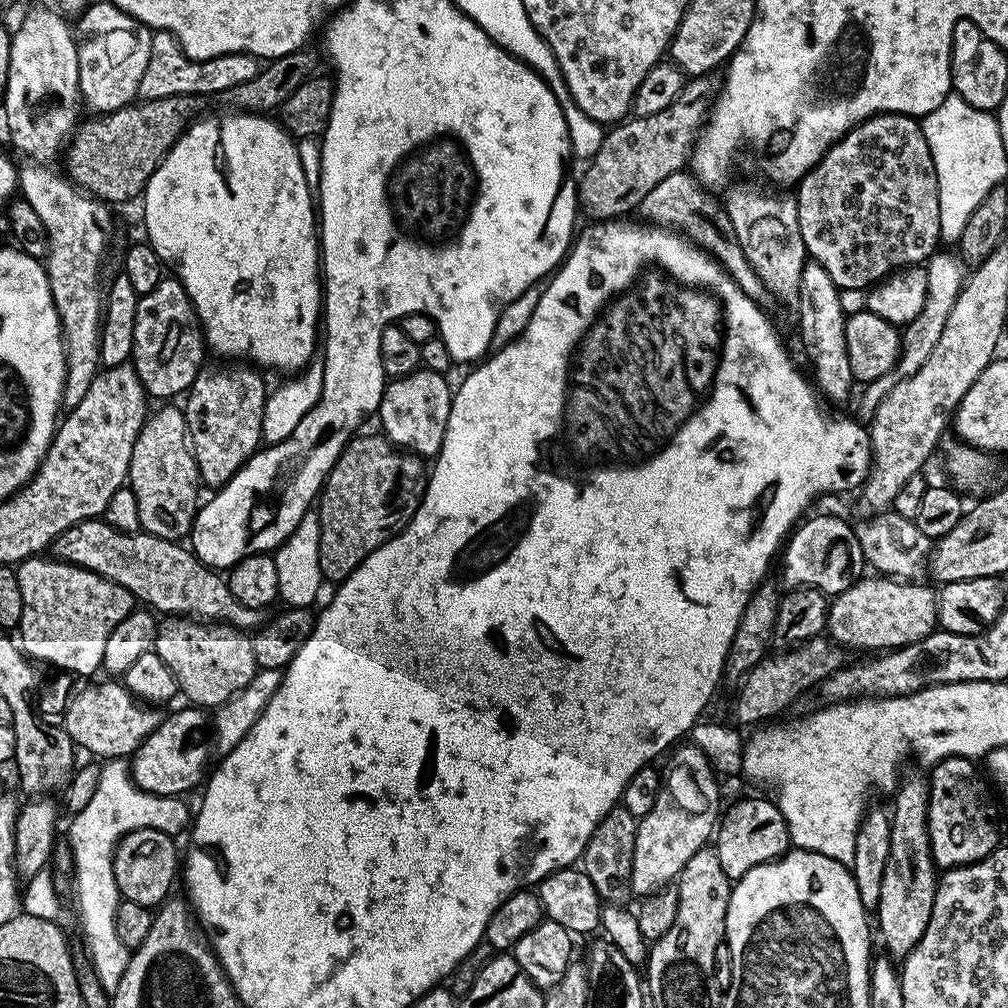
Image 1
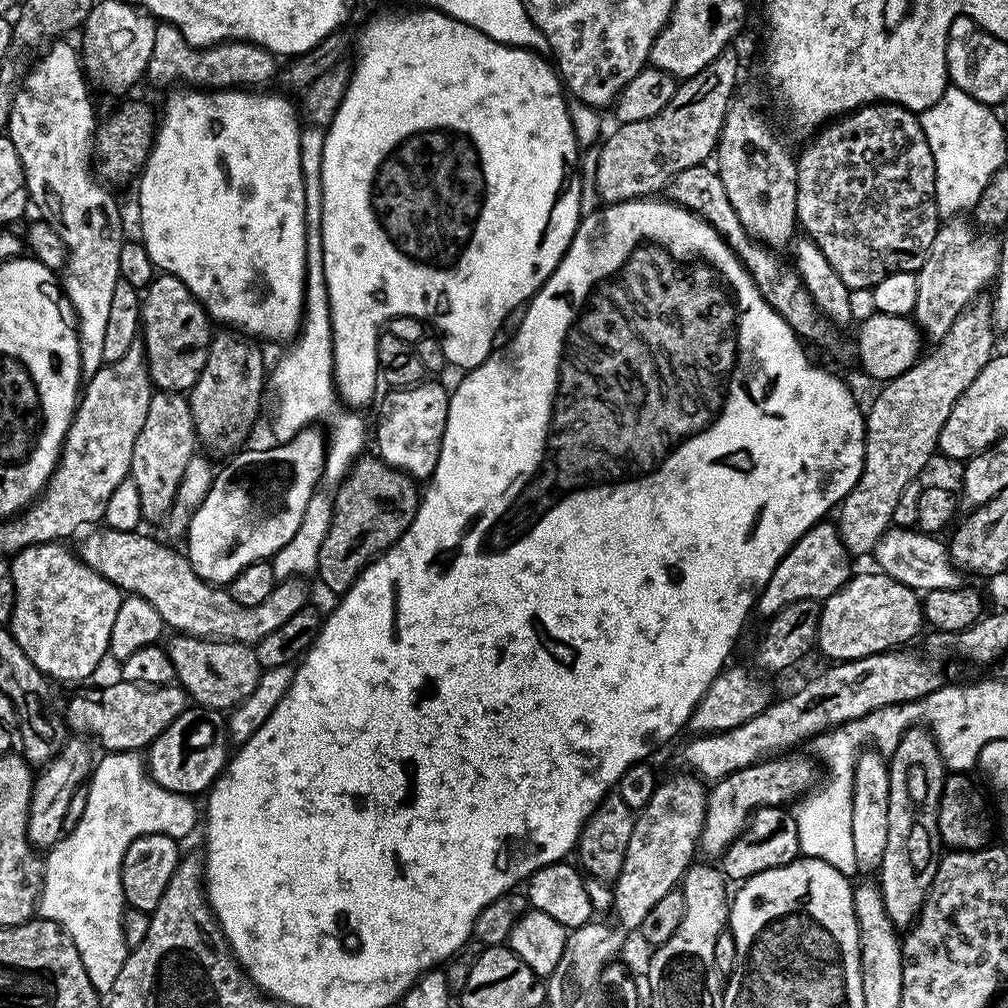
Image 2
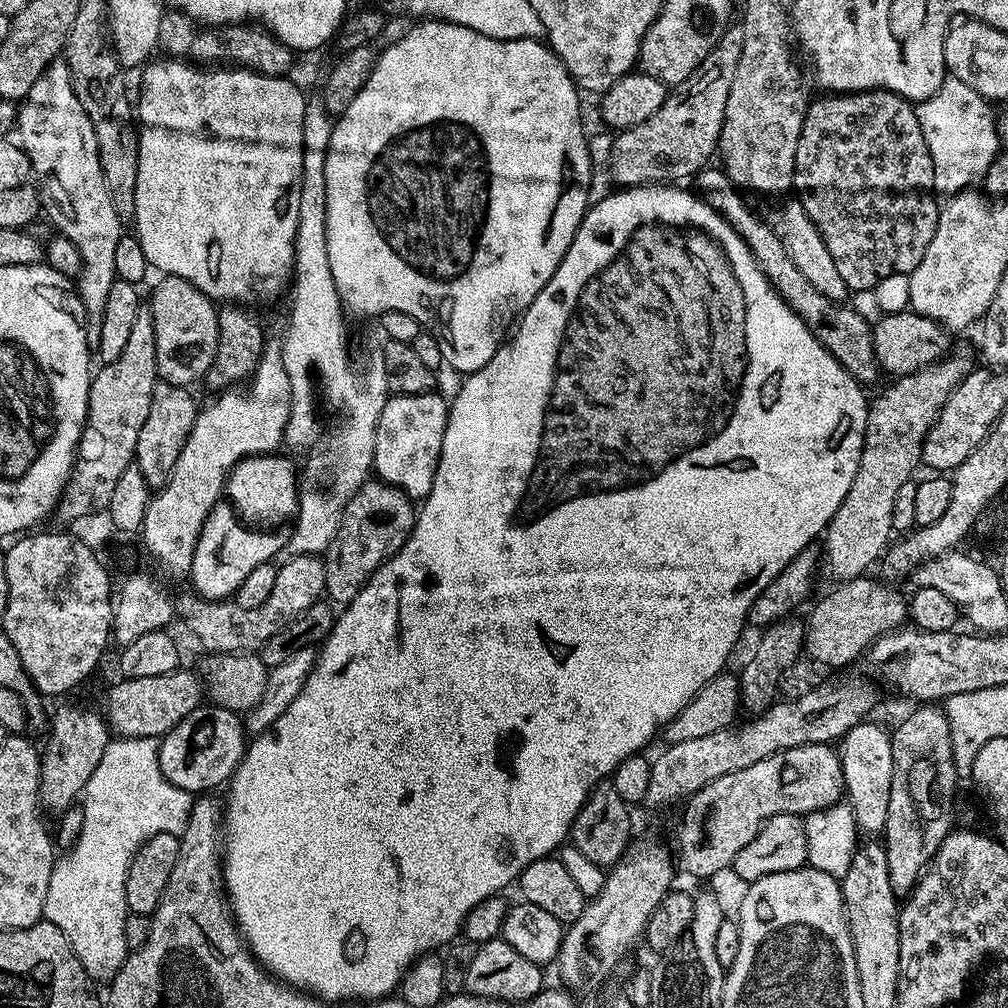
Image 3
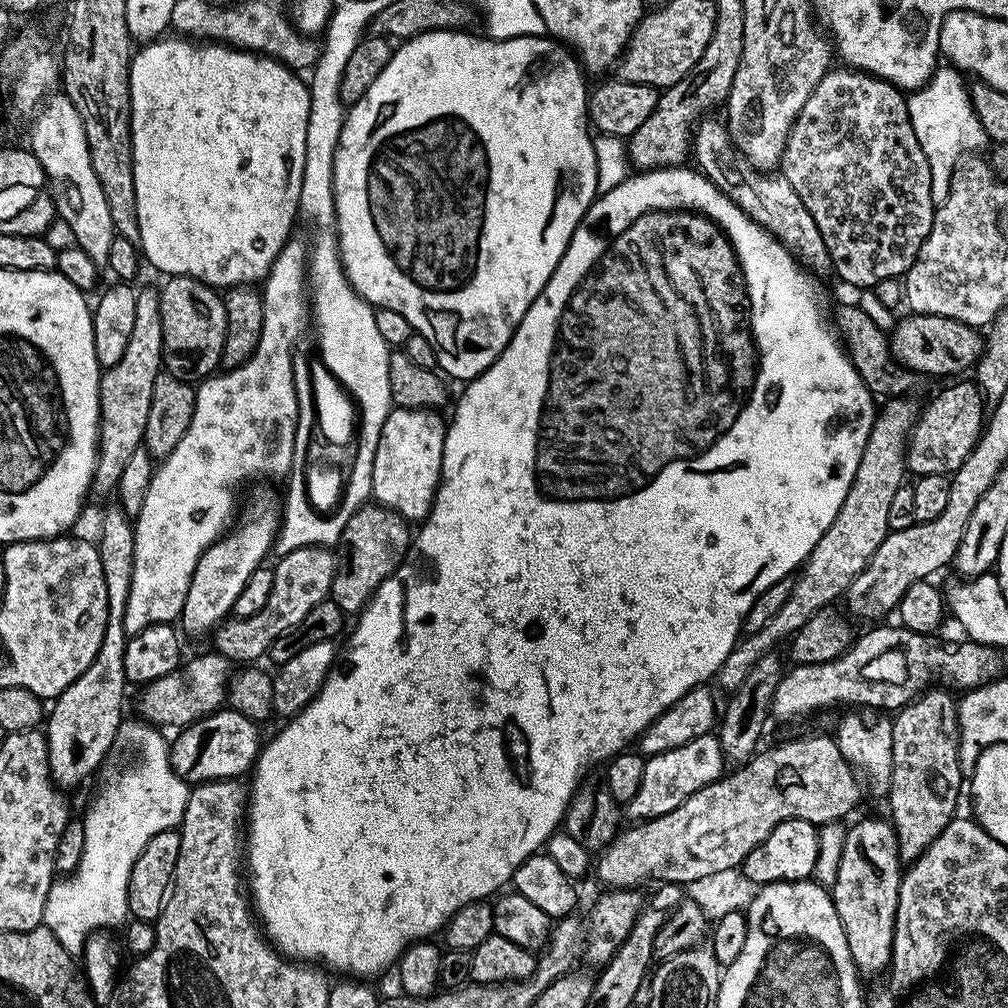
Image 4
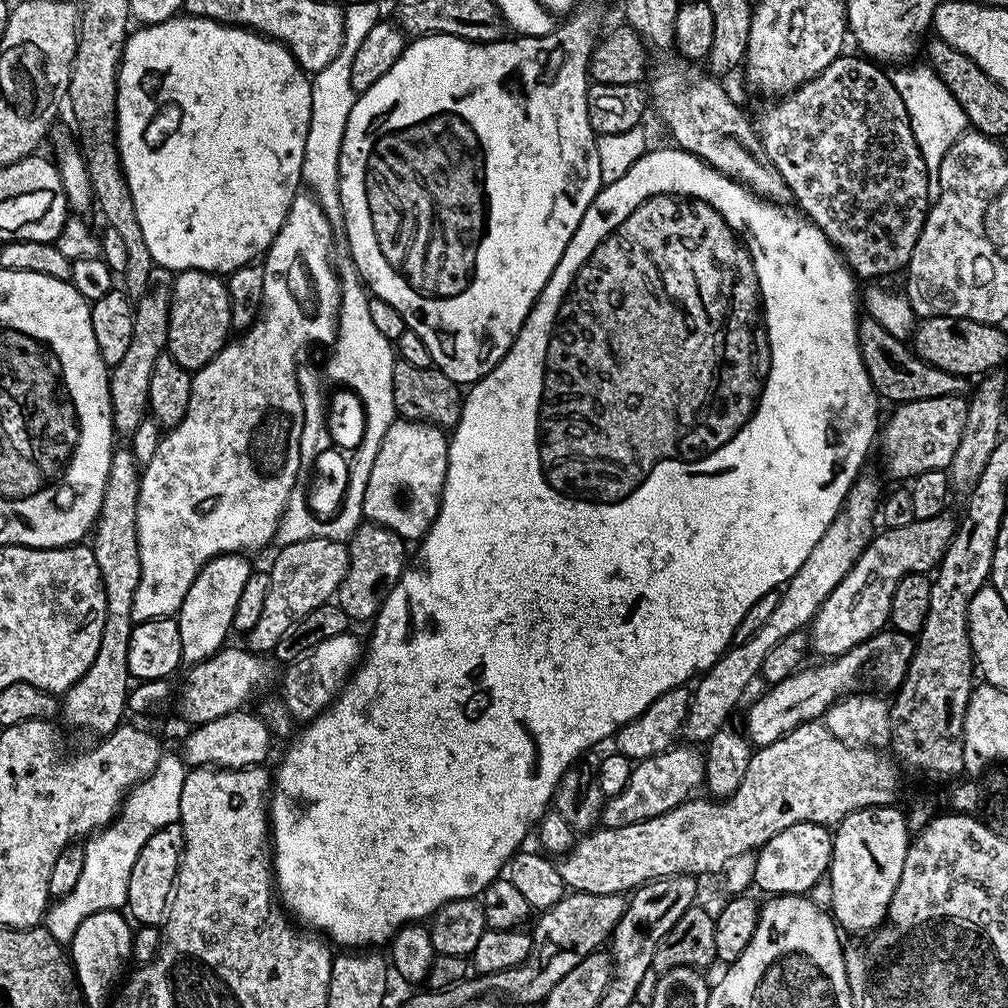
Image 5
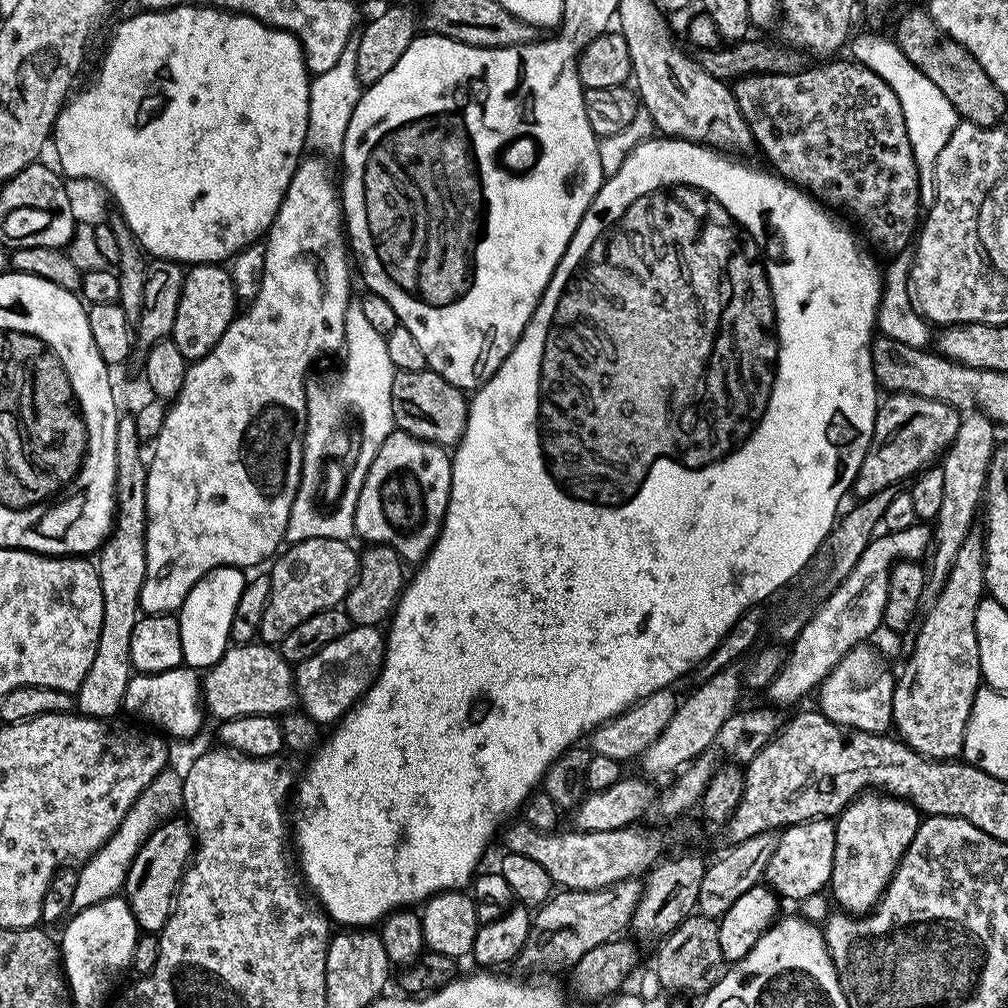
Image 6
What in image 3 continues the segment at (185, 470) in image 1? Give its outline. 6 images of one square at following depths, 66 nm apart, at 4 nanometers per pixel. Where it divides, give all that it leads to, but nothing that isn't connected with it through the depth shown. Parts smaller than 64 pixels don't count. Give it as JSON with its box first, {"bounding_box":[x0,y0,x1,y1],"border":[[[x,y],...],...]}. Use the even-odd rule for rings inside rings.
{"bounding_box":[134,382,198,490],"border":[[[157,382],[150,402],[150,414],[146,414],[146,423],[138,430],[138,446],[134,457],[135,467],[139,468],[142,478],[146,478],[149,489],[159,490],[172,477],[178,454],[196,424],[198,403],[189,389],[182,384]]]}

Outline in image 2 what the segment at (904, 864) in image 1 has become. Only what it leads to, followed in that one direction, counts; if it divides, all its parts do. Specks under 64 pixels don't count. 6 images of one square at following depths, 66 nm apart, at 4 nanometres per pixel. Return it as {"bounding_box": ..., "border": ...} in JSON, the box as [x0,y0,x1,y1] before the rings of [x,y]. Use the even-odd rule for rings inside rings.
{"bounding_box":[878,726,946,930],"border":[[[924,726],[908,728],[888,760],[890,827],[886,837],[886,854],[882,854],[882,866],[878,869],[886,914],[890,914],[890,922],[900,930],[915,924],[940,865],[942,841],[938,814],[945,775],[946,761],[931,732]]]}

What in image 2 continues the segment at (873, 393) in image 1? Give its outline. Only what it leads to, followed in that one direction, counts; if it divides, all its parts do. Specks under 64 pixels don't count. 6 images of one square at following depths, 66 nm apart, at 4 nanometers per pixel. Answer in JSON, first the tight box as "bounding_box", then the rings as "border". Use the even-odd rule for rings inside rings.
{"bounding_box":[914,219,1000,342],"border":[[[945,219],[941,223],[926,254],[926,262],[922,262],[916,273],[918,302],[914,319],[916,327],[932,342],[941,340],[968,305],[983,293],[980,291],[995,281],[999,270],[1000,240],[995,235],[979,236],[976,233],[979,231],[967,219],[964,220]]]}

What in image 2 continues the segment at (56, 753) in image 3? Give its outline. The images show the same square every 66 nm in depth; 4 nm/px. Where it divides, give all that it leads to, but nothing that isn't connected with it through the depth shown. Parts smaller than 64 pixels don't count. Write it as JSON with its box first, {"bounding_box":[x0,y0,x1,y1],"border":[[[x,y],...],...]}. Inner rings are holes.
{"bounding_box":[28,734,94,849],"border":[[[80,734],[65,739],[59,754],[35,773],[28,811],[28,843],[33,849],[52,849],[64,836],[64,819],[66,810],[70,807],[70,798],[74,798],[76,789],[81,787],[93,772],[94,756],[92,758],[92,748],[87,742],[89,743]]]}

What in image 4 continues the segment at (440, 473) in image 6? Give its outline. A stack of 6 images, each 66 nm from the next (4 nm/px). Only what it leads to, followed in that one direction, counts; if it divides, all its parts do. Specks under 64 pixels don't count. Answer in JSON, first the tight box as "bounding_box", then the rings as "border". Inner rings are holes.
{"bounding_box":[371,407,446,522],"border":[[[393,407],[382,426],[378,438],[377,453],[374,454],[373,482],[371,499],[377,504],[394,510],[409,522],[423,522],[428,519],[428,512],[436,497],[436,487],[440,485],[442,454],[444,453],[444,433],[446,420],[439,411],[431,408]]]}

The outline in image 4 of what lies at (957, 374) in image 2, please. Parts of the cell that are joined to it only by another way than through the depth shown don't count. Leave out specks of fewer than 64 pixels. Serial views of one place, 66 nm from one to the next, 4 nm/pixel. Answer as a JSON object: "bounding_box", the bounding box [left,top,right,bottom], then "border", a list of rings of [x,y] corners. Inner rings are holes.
{"bounding_box":[715,398,918,693],"border":[[[888,398],[883,404],[872,423],[862,458],[858,462],[858,470],[854,474],[854,482],[846,494],[846,502],[842,502],[834,522],[830,522],[830,530],[818,538],[818,546],[814,546],[804,561],[802,571],[791,581],[792,592],[788,595],[788,600],[782,602],[782,610],[771,616],[762,630],[747,633],[717,670],[715,683],[720,683],[725,688],[725,693],[737,692],[746,682],[746,674],[750,674],[754,662],[773,651],[779,640],[787,641],[802,625],[810,622],[814,614],[835,605],[835,600],[847,593],[854,578],[862,574],[870,558],[874,558],[874,550],[878,550],[878,546],[882,546],[888,537],[890,501],[906,482],[905,453],[908,451],[912,427],[916,424],[918,404],[916,408],[912,398]]]}

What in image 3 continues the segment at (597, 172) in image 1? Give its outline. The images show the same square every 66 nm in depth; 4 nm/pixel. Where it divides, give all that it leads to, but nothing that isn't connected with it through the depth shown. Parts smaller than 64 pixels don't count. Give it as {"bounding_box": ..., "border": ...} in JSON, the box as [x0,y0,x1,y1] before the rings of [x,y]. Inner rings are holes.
{"bounding_box":[612,23,744,188],"border":[[[729,23],[724,29],[722,38],[714,46],[714,50],[710,50],[710,54],[706,54],[706,58],[702,58],[702,62],[693,70],[693,72],[683,80],[682,83],[675,85],[669,91],[666,102],[662,102],[662,106],[658,106],[655,114],[650,114],[650,118],[646,118],[646,122],[638,122],[638,126],[626,128],[615,133],[612,142],[612,178],[617,185],[624,188],[639,188],[641,184],[666,184],[669,182],[684,182],[687,176],[695,177],[700,169],[709,163],[711,156],[715,157],[718,152],[720,142],[720,131],[722,130],[722,122],[726,114],[726,98],[730,98],[730,82],[734,82],[734,70],[738,70],[738,58],[742,58],[742,42],[744,41],[744,29],[739,23]]]}

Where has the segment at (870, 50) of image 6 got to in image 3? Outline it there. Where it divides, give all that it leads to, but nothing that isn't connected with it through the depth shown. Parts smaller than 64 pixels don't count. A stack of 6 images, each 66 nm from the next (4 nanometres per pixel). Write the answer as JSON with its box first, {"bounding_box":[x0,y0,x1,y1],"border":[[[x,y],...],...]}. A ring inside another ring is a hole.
{"bounding_box":[915,75,1001,169],"border":[[[945,75],[942,86],[930,98],[919,101],[915,105],[918,126],[922,126],[922,134],[926,138],[926,146],[930,150],[930,158],[938,166],[944,164],[980,164],[981,169],[988,168],[994,162],[996,153],[1001,151],[1000,139],[996,133],[996,116],[991,112],[989,101],[979,96],[966,82],[958,82],[958,78]]]}

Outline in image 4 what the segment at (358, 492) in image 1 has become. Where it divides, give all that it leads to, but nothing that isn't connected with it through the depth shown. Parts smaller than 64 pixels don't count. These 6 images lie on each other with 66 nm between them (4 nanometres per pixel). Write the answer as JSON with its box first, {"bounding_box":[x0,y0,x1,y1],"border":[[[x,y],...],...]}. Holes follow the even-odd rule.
{"bounding_box":[330,502,413,614],"border":[[[375,502],[363,503],[353,513],[350,522],[346,522],[346,526],[340,535],[336,573],[334,574],[334,582],[330,593],[330,599],[346,614],[360,613],[368,604],[369,598],[376,593],[380,583],[388,576],[396,573],[396,567],[404,561],[404,556],[408,552],[408,545],[412,542],[413,533],[408,532],[408,528],[410,528],[409,521],[405,520],[404,517],[394,510]]]}

